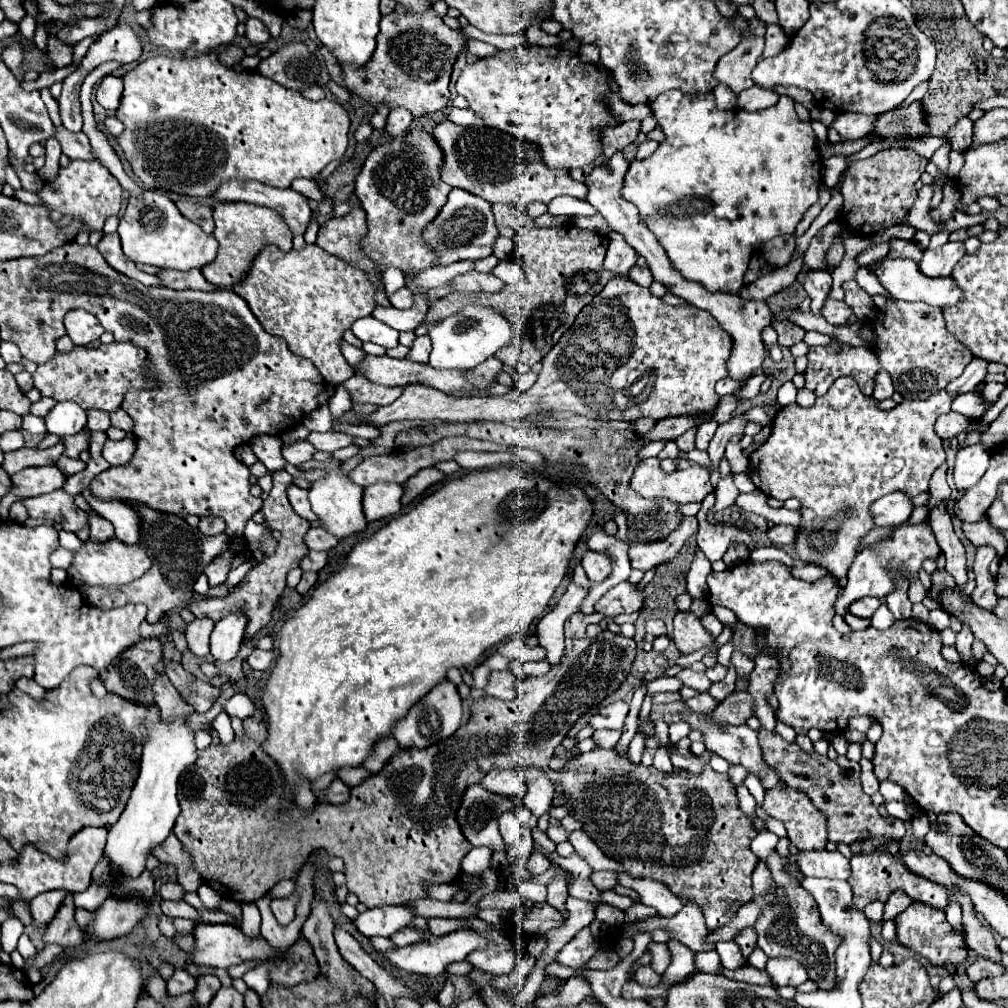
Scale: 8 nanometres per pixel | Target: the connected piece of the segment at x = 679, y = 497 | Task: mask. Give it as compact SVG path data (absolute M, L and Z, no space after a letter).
M656 458L638 462L630 480L630 488L634 488L634 492L640 496L666 498L674 504L702 502L706 494L712 492L710 474L706 468L688 466L674 470L672 474L664 474Z

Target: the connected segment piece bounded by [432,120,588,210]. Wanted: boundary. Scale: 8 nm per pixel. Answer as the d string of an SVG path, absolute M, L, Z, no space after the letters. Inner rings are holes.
M450 120L440 122L434 128L434 138L444 150L444 168L442 180L452 188L468 190L490 204L502 202L512 204L518 210L524 210L528 202L544 202L548 204L556 196L572 196L586 200L588 186L576 182L568 170L548 168L540 156L540 148L536 144L526 144L526 140L516 140L516 136L508 136L506 132L482 126L458 126Z

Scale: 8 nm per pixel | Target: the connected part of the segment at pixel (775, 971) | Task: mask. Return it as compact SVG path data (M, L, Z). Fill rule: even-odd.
M770 958L766 964L768 974L776 986L800 986L808 980L804 966L792 958Z

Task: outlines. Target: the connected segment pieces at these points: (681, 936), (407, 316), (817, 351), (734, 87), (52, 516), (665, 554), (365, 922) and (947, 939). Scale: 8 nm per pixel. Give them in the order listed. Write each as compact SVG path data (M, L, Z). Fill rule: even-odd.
M688 904L676 916L662 918L662 916L648 916L636 922L624 922L622 934L634 936L638 932L648 932L654 942L668 942L668 938L676 938L686 944L690 950L712 950L714 944L706 944L708 928L704 924L704 916L698 906Z
M408 272L404 274L406 278L406 288L412 290L412 298L414 298L414 306L407 310L399 310L393 306L384 308L382 306L376 306L372 312L372 316L388 324L390 328L394 330L416 330L420 326L420 320L424 320L426 312L428 312L428 300L426 300L427 291L420 290L414 286L414 272Z
M830 342L828 346L812 346L808 350L808 368L806 368L806 388L812 390L816 396L822 396L828 392L832 382L840 376L852 376L860 390L866 396L872 396L874 388L874 376L878 372L878 360L874 354L866 354L866 348L852 348L848 344Z
M752 18L750 22L754 28L754 38L742 40L734 50L730 50L726 56L722 56L720 62L716 64L716 72L714 72L718 84L726 84L734 94L740 94L742 90L746 90L754 84L750 78L750 72L756 66L756 62L764 50L766 28L758 18Z
M62 488L36 498L26 498L24 506L32 518L52 520L68 532L78 532L80 528L88 526L88 514L80 510L74 504L74 498Z
M684 516L680 520L678 528L672 530L666 538L656 540L652 544L644 544L644 546L632 544L630 552L628 552L632 568L646 572L652 566L668 562L684 546L684 542L694 534L698 534L698 518L696 516Z
M380 906L380 908L366 910L364 914L358 914L356 926L364 936L392 936L398 932L398 928L406 928L406 924L410 924L412 918L416 916L418 914L410 906Z
M912 902L904 912L896 916L896 938L904 948L928 958L934 966L960 964L966 958L964 936L960 932L954 932L942 910L928 908L928 904Z

